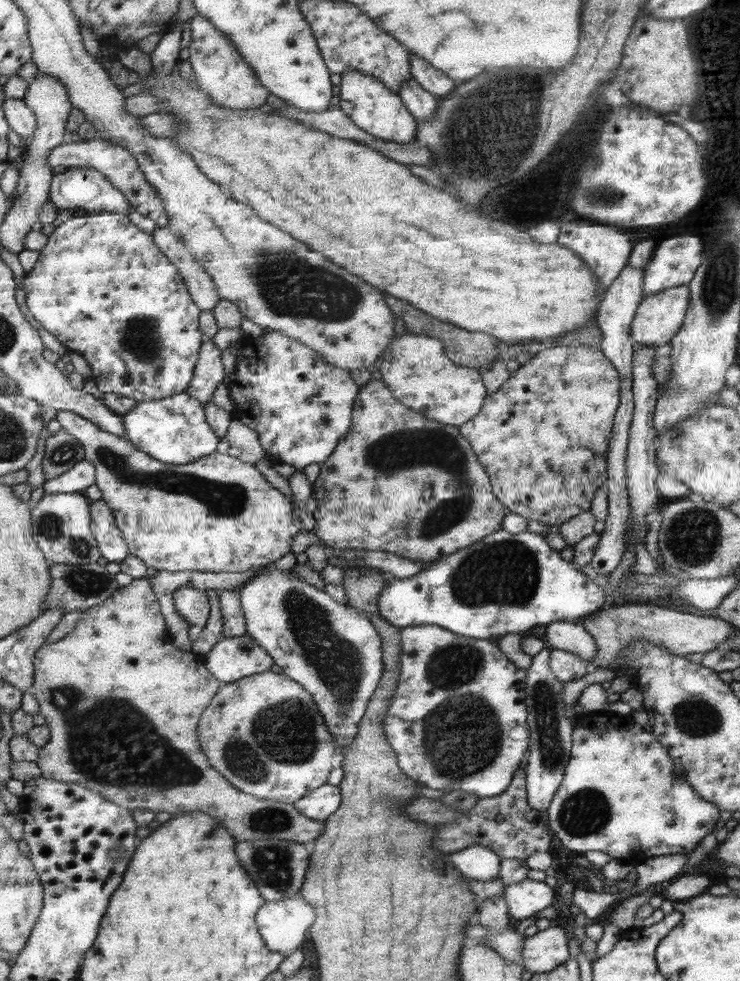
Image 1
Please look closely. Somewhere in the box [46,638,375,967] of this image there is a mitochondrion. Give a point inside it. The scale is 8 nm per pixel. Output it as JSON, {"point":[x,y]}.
{"point":[101,746]}

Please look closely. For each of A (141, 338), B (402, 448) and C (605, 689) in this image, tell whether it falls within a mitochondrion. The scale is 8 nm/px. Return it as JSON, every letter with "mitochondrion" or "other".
{"A":"mitochondrion","B":"mitochondrion","C":"other"}

